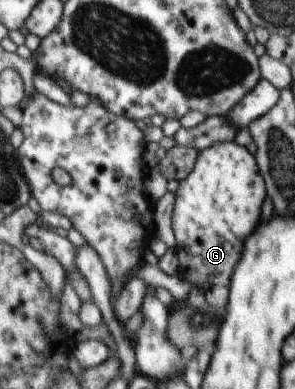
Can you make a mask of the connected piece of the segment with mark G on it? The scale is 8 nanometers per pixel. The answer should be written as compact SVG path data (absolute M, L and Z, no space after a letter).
M234 141L212 144L210 148L200 151L192 172L179 183L171 218L176 239L174 248L179 260L178 275L204 292L216 286L230 288L230 278L238 260L242 258L244 240L261 223L262 206L267 197L264 178L260 174L255 156L245 146Z

